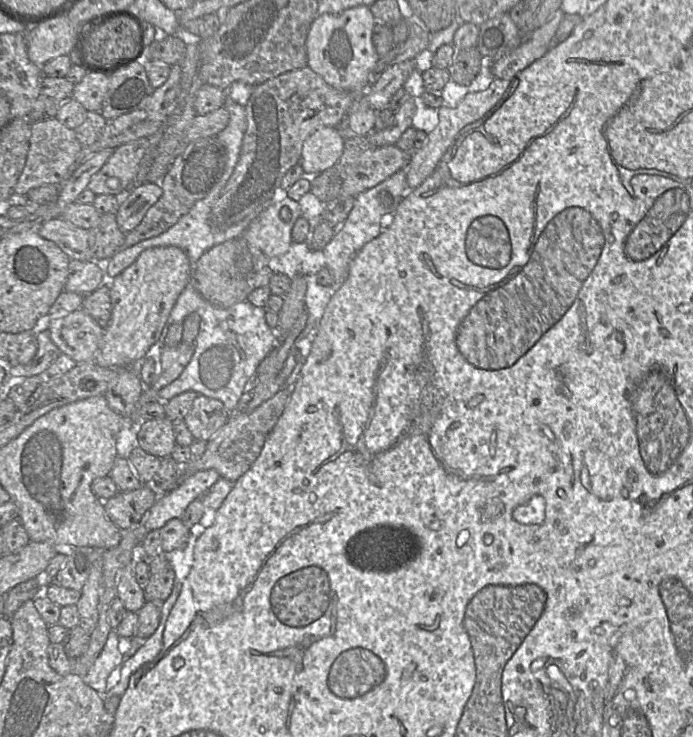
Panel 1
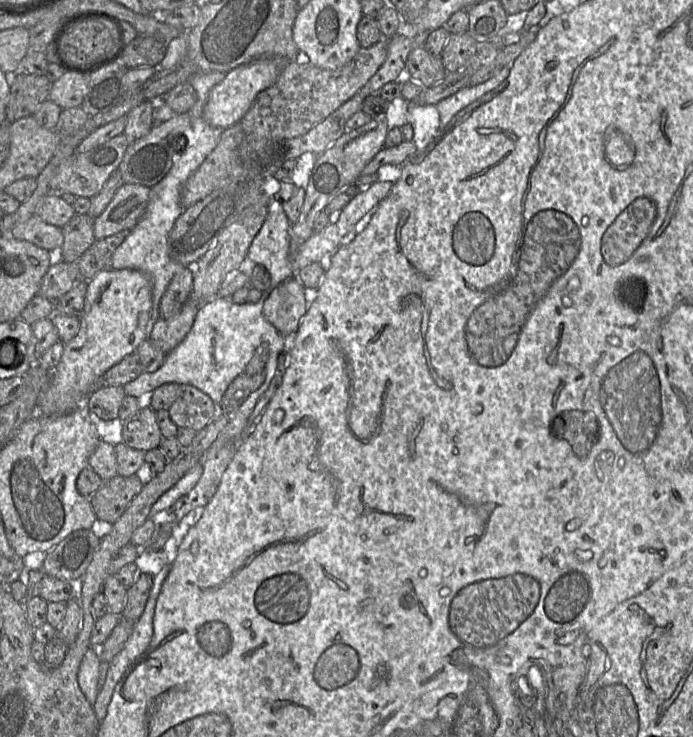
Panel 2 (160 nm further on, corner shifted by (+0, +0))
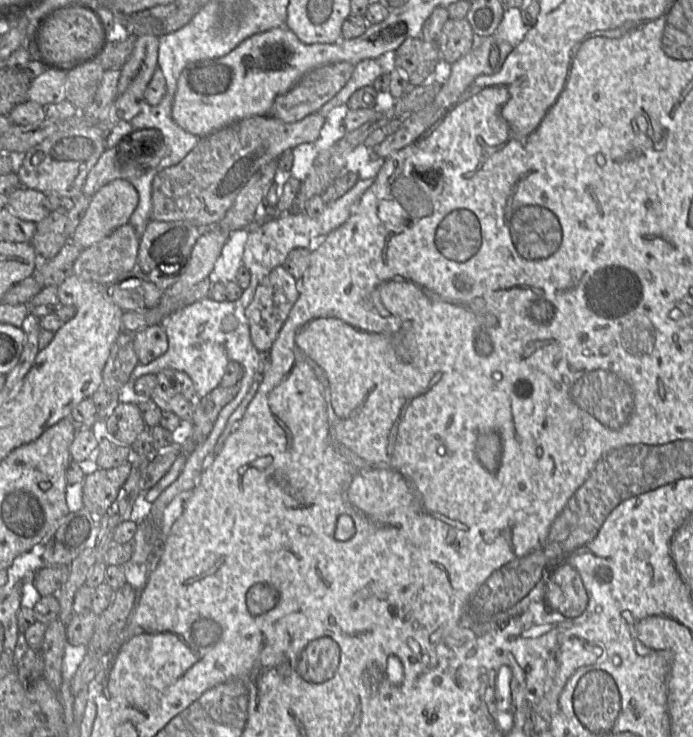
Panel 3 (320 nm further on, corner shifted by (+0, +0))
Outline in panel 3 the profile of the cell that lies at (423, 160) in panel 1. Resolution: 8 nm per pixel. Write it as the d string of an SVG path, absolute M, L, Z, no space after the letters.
M493 34L480 36L479 42L480 47L475 48L474 38L470 51L451 64L451 74L435 96L435 103L439 107L440 116L478 76L497 73L513 50L511 44L495 38Z

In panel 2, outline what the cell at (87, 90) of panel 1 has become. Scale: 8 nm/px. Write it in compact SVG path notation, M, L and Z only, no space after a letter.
M78 72L65 73L53 82L48 100L62 109L80 107L88 91L88 75Z

